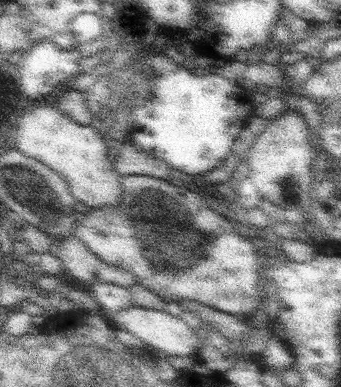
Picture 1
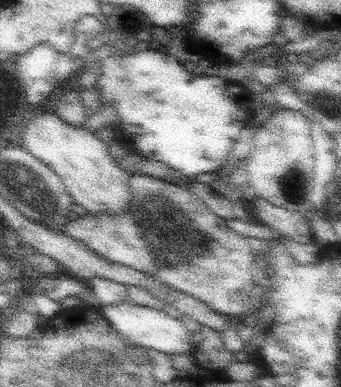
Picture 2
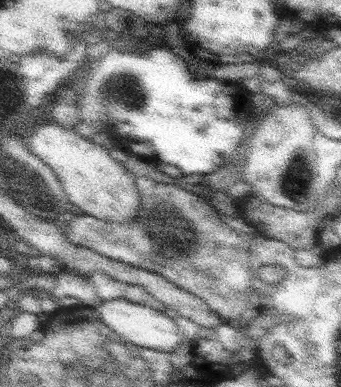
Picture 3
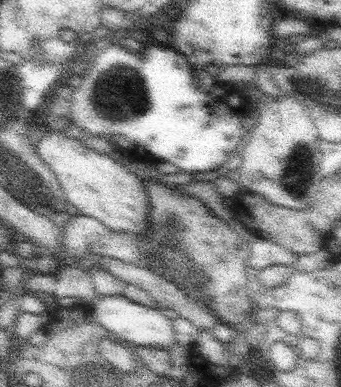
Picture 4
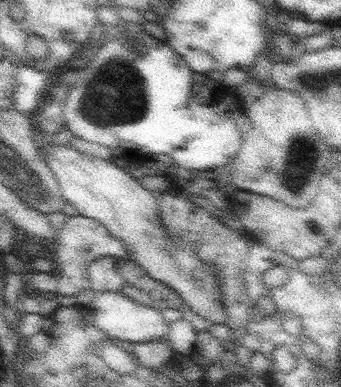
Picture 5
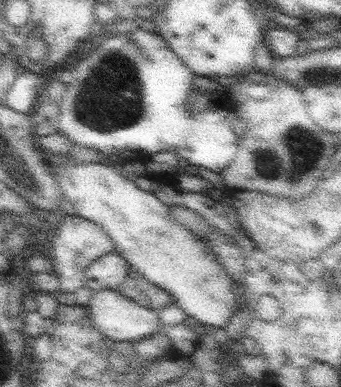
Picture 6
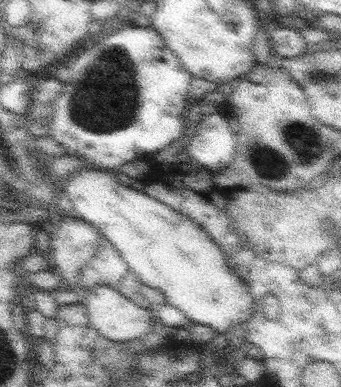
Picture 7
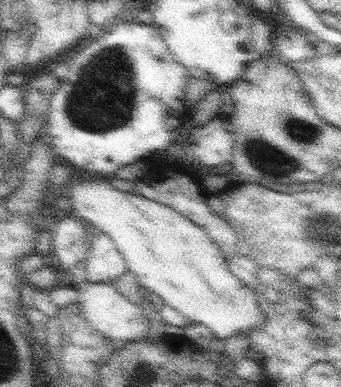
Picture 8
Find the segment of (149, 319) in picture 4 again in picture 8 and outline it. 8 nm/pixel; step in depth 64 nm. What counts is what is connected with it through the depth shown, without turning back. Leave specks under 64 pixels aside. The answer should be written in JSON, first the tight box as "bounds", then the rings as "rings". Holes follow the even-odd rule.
{"bounds":[77,282,149,344],"rings":[[[105,282],[105,284],[79,284],[77,286],[77,302],[81,306],[83,316],[87,318],[87,322],[101,332],[101,336],[109,338],[111,342],[119,344],[119,340],[123,344],[127,342],[137,342],[141,338],[147,336],[149,332],[149,322],[147,316],[143,312],[143,308],[139,304],[129,302],[129,298],[125,298],[113,282]]]}

